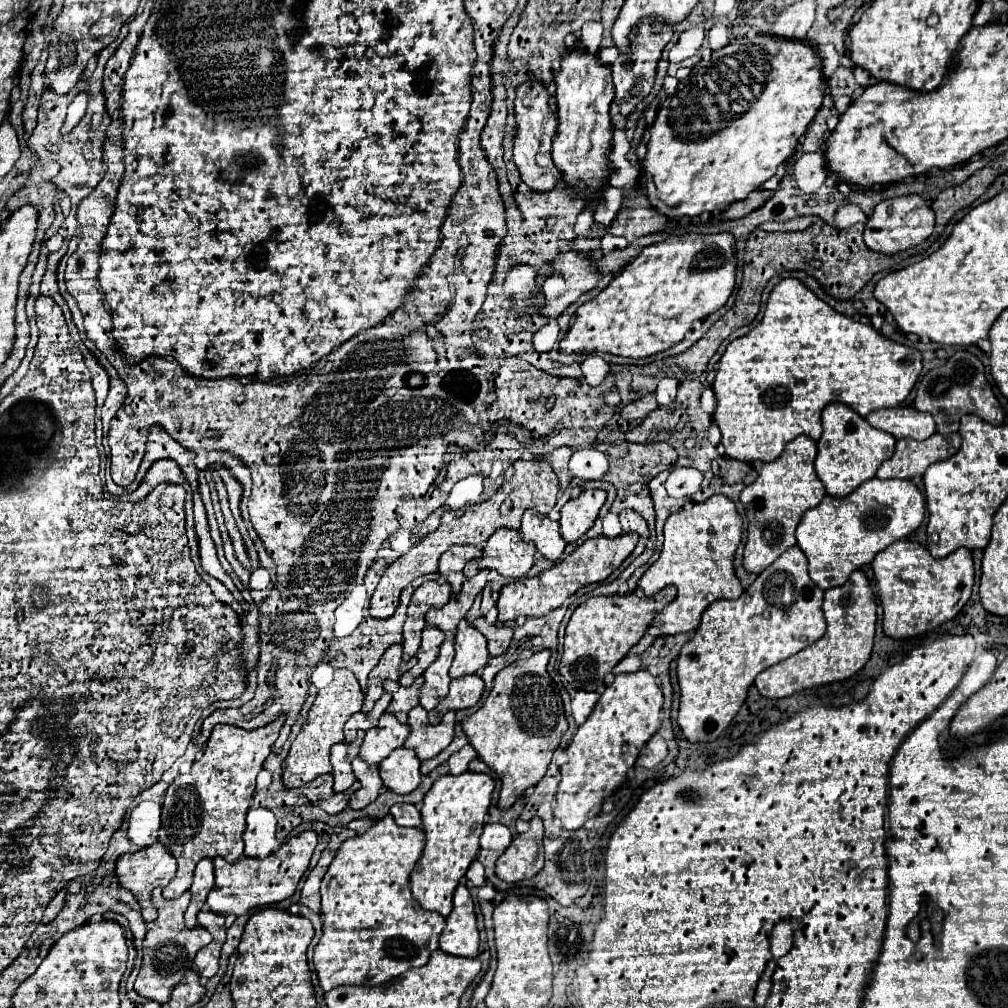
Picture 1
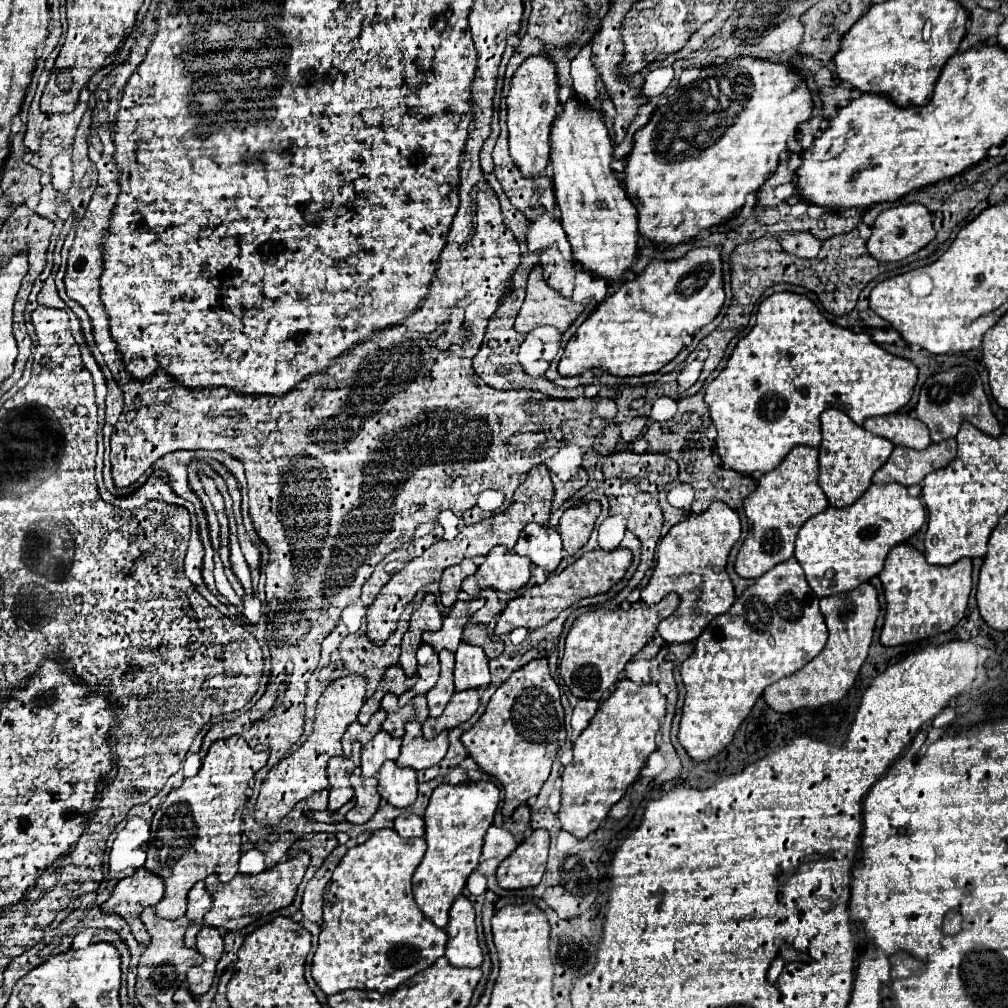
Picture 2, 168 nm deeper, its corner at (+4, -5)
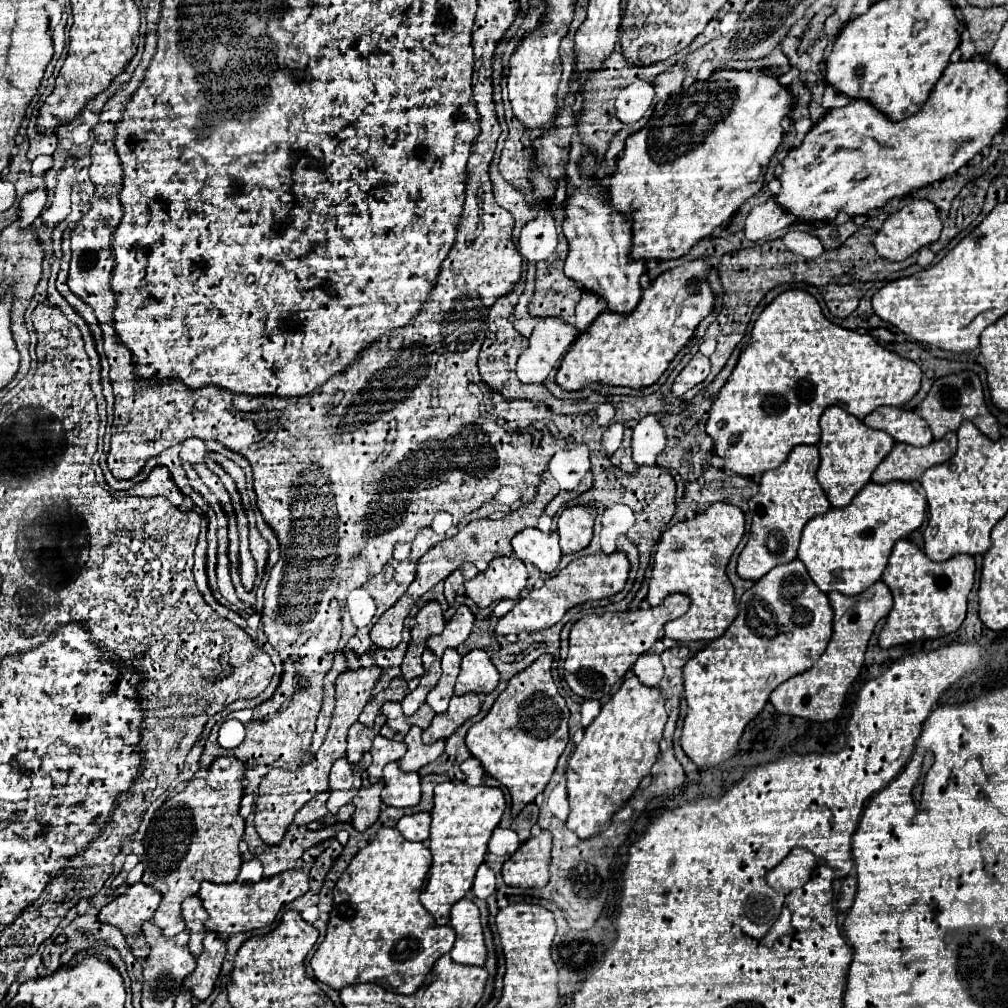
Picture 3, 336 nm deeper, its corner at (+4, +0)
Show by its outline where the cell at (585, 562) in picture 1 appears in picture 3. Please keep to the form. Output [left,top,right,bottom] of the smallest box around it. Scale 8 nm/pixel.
[495,552,629,634]

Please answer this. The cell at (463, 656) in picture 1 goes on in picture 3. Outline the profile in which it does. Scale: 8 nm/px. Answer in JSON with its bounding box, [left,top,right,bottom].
[455,650,499,696]

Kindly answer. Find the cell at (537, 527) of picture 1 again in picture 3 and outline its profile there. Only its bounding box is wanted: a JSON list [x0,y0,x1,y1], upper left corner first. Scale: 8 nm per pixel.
[513,528,561,572]

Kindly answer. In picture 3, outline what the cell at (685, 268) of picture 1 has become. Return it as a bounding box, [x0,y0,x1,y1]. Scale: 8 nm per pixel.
[555,258,715,390]

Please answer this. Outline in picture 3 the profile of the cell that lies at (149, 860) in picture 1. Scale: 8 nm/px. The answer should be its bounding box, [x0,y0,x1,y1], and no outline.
[99,882,161,958]

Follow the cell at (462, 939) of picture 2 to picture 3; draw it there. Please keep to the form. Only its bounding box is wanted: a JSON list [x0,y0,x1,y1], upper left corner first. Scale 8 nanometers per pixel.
[451,898,487,966]

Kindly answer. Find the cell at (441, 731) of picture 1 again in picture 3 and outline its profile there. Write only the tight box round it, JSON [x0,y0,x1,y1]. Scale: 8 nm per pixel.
[399,726,445,772]

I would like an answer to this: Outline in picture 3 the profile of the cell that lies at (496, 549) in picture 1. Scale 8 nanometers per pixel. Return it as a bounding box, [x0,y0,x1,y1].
[465,556,527,608]

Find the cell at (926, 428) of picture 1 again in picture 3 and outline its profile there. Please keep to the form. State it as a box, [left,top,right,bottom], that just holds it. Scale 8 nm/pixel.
[863,406,933,446]

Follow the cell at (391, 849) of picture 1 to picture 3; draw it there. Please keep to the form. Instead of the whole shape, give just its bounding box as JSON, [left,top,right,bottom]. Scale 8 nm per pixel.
[311,828,455,994]

